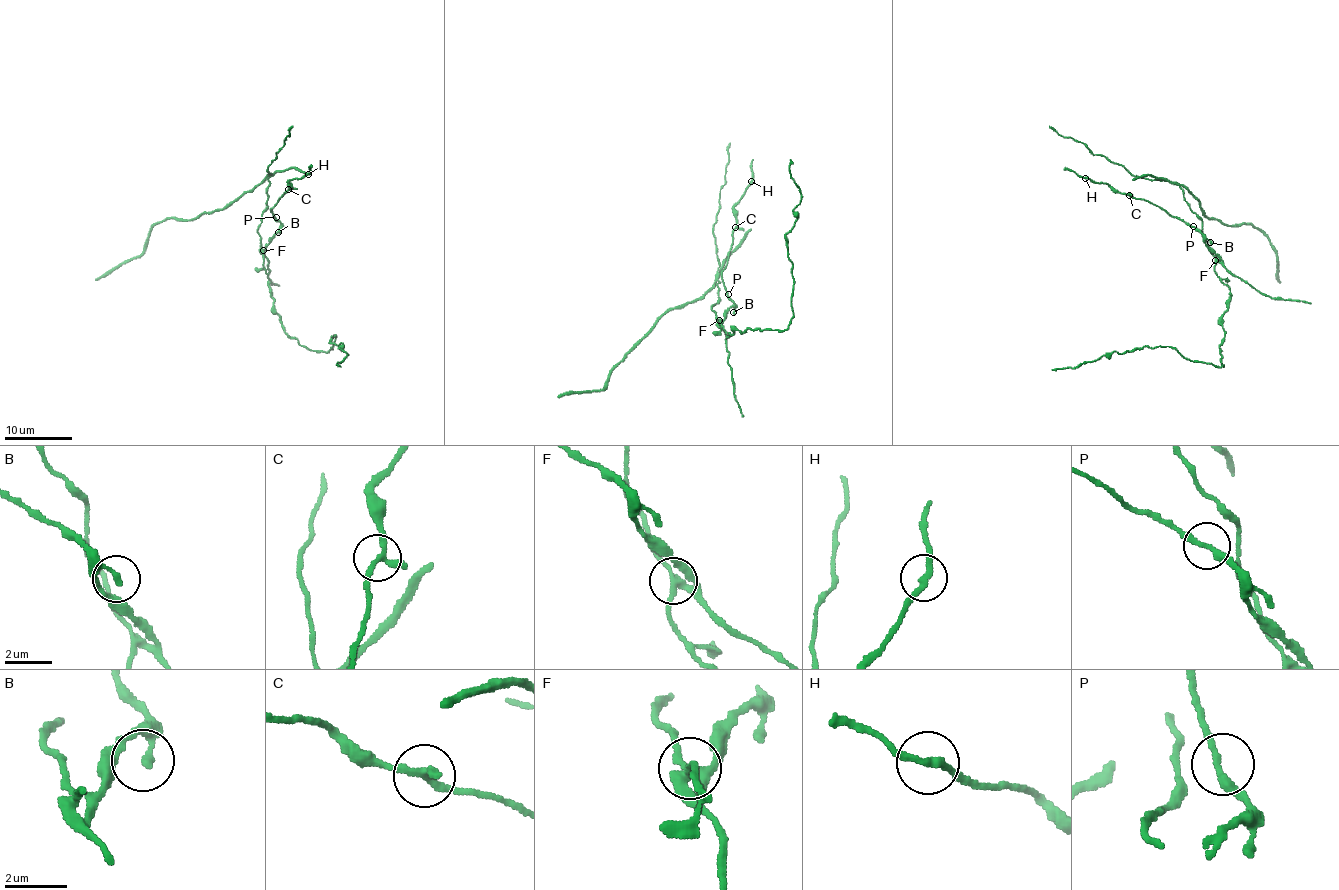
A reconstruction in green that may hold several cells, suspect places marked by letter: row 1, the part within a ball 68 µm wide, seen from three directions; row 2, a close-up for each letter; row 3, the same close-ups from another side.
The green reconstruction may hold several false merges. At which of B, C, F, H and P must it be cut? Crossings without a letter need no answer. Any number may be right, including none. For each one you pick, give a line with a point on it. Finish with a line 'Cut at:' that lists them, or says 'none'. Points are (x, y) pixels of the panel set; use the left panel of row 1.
F: Place: (263, 250)
Cut at: F

